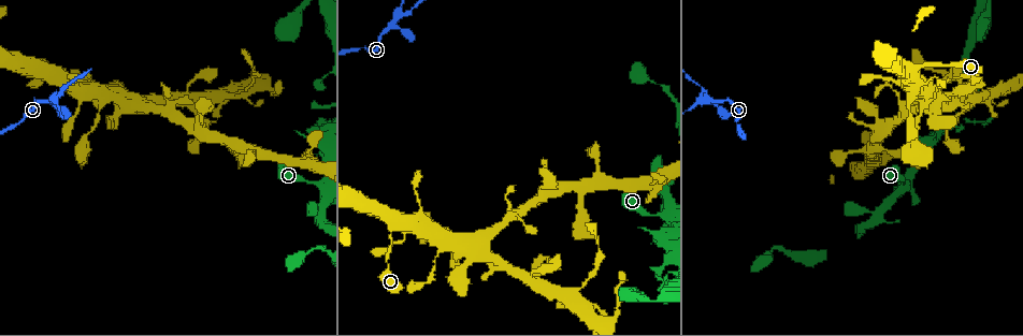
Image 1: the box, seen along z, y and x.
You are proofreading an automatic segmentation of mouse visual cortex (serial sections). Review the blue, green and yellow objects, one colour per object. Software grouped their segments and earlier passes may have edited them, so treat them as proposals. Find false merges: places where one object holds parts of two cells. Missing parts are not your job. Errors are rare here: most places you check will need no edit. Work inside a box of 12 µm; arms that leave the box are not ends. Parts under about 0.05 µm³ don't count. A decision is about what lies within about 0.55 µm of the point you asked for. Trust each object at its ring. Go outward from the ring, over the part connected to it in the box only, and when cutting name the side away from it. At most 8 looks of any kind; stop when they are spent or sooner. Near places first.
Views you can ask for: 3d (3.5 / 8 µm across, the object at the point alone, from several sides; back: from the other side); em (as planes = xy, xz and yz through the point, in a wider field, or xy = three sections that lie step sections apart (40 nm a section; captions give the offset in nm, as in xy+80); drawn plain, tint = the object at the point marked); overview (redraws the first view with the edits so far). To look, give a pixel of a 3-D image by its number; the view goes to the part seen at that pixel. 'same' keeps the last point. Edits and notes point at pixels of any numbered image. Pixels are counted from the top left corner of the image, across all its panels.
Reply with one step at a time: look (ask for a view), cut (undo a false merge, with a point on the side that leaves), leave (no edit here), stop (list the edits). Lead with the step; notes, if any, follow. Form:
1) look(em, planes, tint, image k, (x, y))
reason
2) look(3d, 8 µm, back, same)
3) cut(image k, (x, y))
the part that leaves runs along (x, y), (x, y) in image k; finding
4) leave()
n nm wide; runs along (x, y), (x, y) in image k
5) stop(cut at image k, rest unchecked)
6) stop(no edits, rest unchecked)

look(3d, 3.5 µm, image 1, (715, 101))
three arms meet

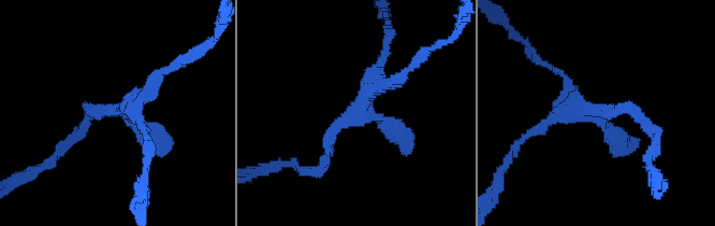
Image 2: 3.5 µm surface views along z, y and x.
look(em, xy, step 2, tint, image 2, (117, 109))

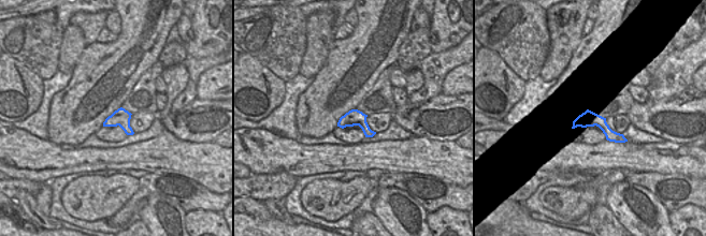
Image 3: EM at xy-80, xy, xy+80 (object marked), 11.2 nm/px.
leave()
runs along (323, 164), (330, 133), (399, 75) in image 2; one cell here

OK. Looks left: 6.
look(3d, 3.5 µm, image 1, (57, 74))
small branch off a trunk

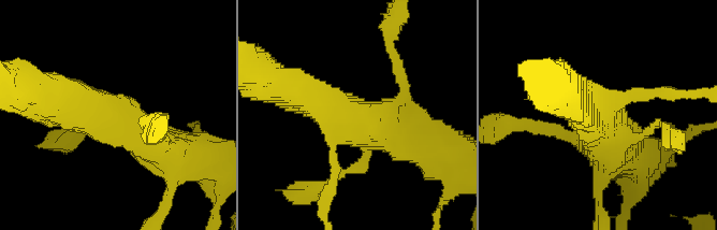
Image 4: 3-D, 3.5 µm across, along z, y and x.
look(em, xy, step 5, tint, image 4, (604, 120))
shape alone is not enough

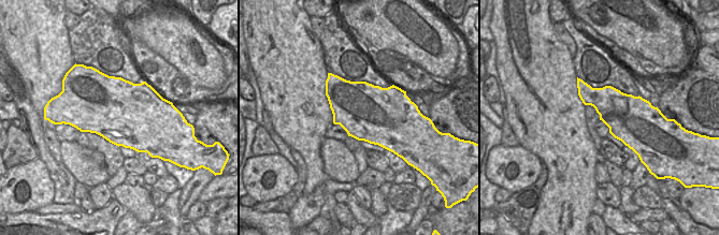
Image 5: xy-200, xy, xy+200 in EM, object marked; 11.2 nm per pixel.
leave()
650 nm wide; runs along (93, 96), (156, 148), (192, 156) in image 4; continuous, no second cell

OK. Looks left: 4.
look(3d, 8 µm, image 1, (90, 78))
a narrow waist

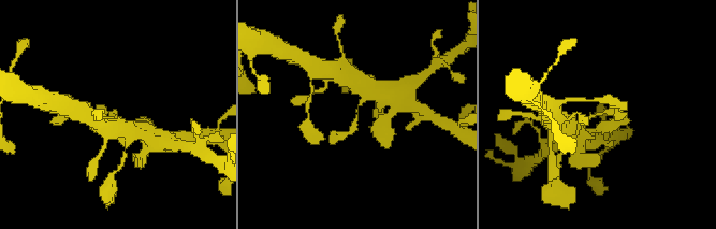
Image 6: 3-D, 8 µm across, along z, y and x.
look(em, xy, step 5, tint, image 6, (596, 112))
shape alone is not enough

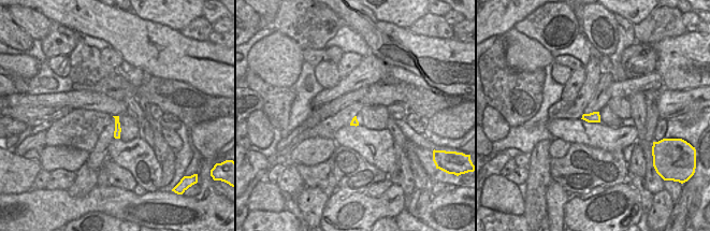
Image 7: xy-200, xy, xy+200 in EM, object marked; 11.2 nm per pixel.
leave()
arms of 200, 350 nm; runs along (573, 127), (594, 115), (618, 114) in image 6; one cell here

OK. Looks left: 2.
stop(no edits, rest unchecked)

